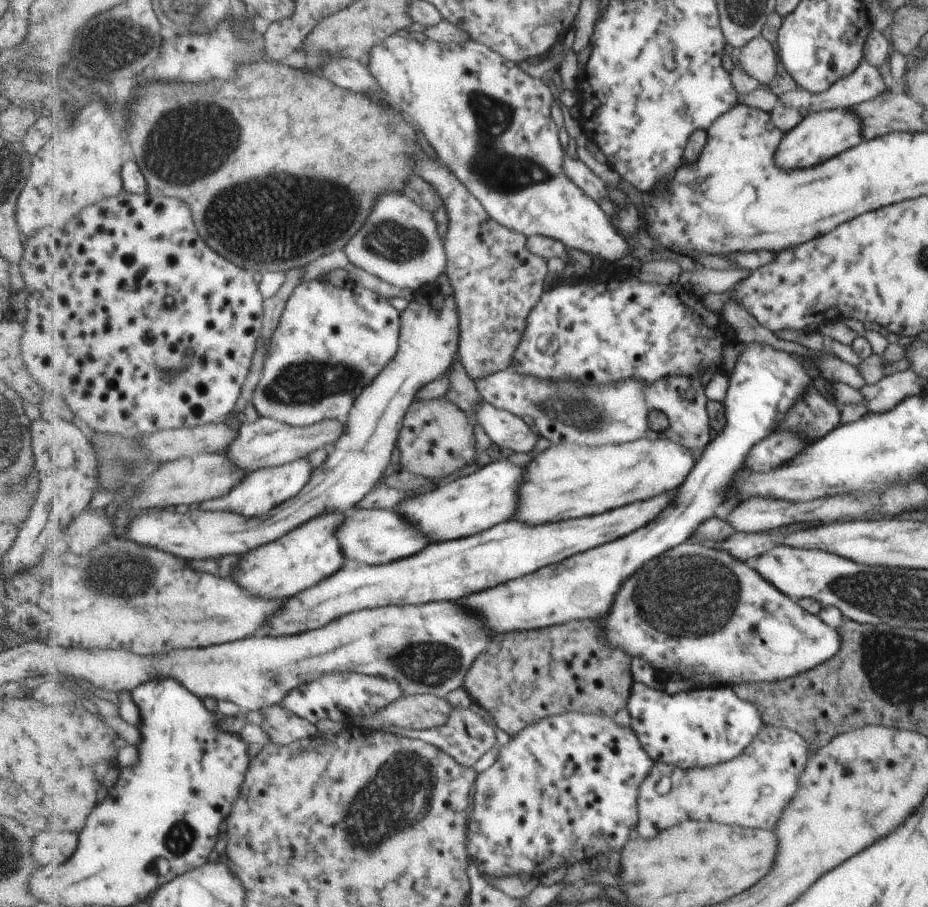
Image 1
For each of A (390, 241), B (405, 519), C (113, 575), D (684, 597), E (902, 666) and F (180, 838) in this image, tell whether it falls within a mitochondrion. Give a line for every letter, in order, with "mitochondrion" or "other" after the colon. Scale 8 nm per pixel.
A: mitochondrion
B: other
C: mitochondrion
D: mitochondrion
E: mitochondrion
F: mitochondrion

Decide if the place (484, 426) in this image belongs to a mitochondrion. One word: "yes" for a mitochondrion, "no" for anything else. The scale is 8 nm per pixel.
no

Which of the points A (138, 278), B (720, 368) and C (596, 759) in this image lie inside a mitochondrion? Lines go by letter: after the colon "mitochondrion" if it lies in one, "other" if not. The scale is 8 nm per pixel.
A: other
B: other
C: other

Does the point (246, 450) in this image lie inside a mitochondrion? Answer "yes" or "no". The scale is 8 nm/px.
no

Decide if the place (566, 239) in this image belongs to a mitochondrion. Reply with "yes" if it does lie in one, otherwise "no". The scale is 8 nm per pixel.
no

